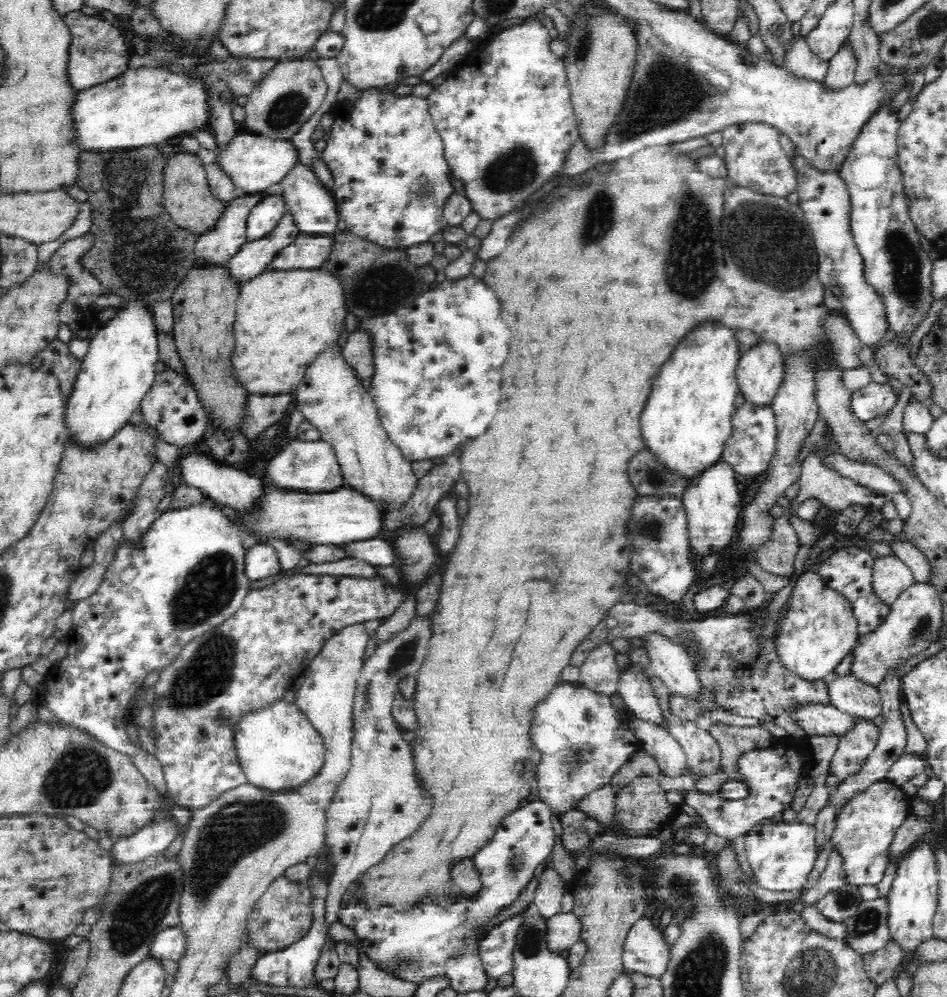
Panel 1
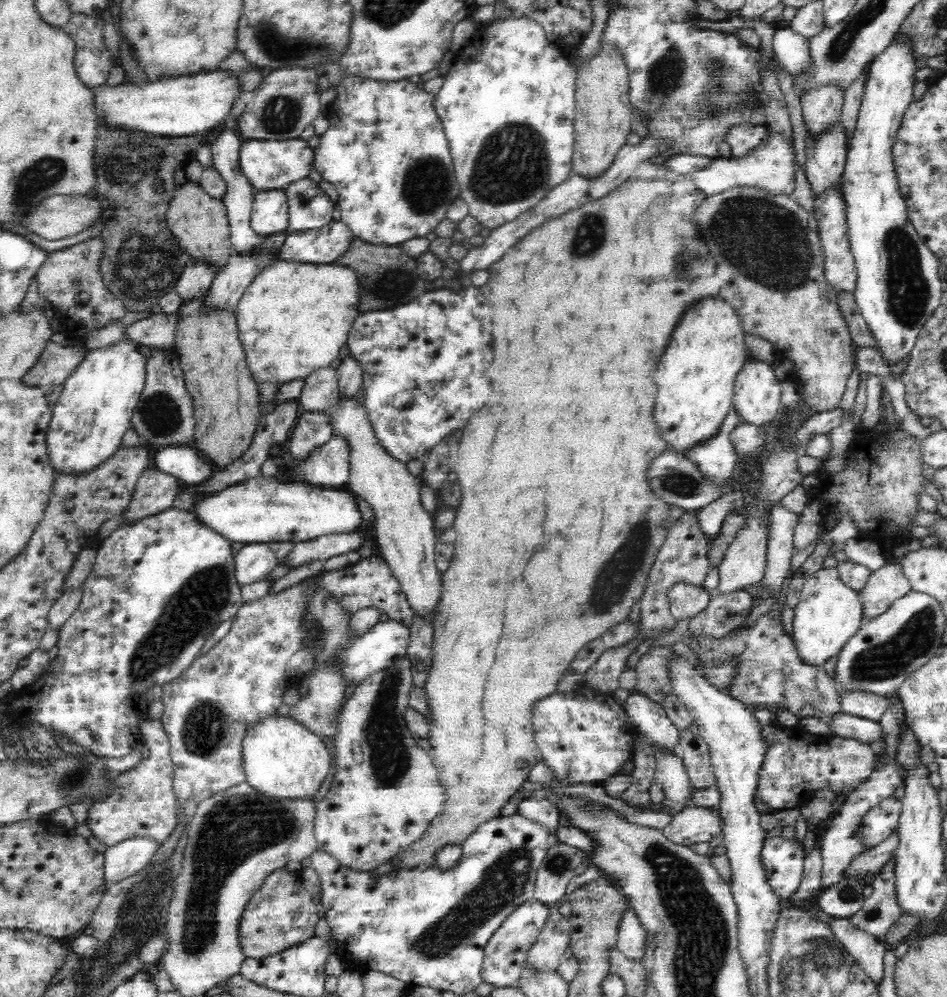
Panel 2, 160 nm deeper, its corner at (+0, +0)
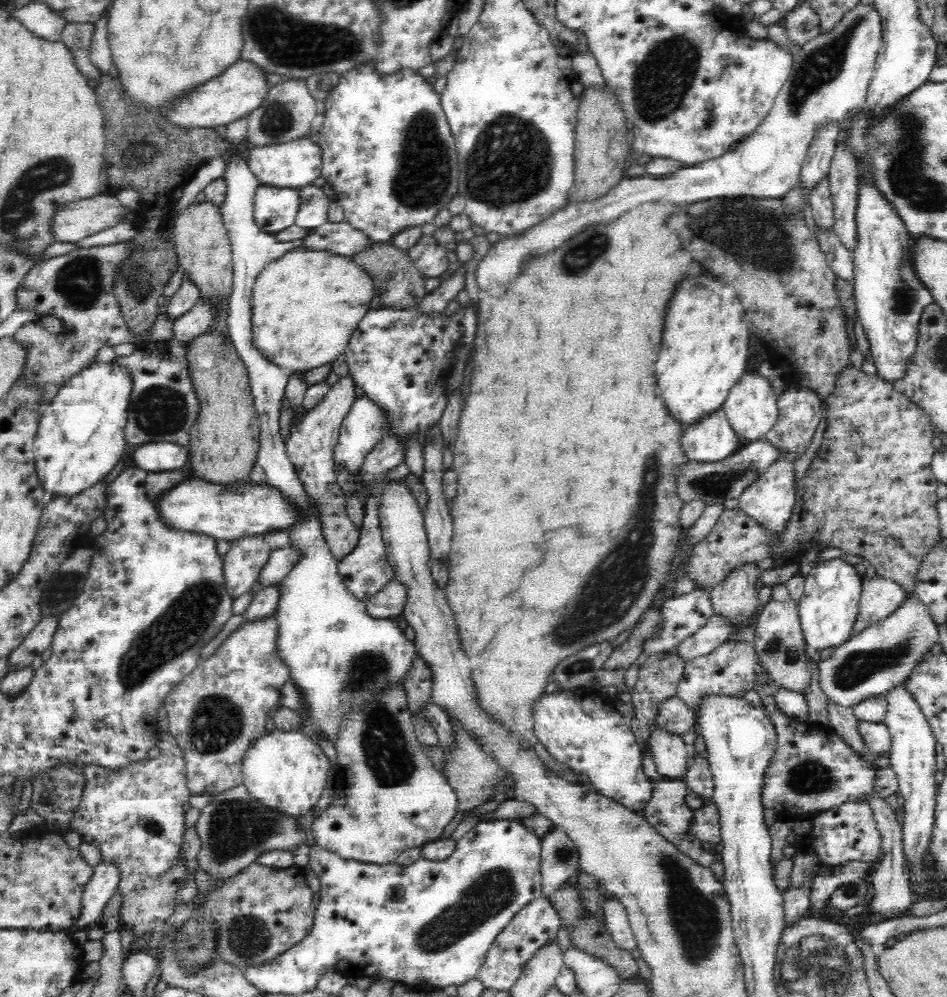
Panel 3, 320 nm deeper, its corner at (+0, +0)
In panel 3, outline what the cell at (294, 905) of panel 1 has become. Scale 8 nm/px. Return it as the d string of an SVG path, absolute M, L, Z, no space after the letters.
M253 863L238 875L228 879L213 894L206 896L202 911L217 925L215 956L244 971L248 967L262 966L298 944L310 931L315 919L314 891L304 881L304 871L297 865L284 869Z

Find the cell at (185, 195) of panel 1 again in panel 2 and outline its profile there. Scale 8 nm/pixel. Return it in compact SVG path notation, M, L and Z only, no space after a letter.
M186 182L182 188L174 189L167 210L167 227L179 241L180 248L190 255L190 259L206 263L208 267L216 267L216 276L225 267L231 255L229 224L223 200L208 195L198 183Z

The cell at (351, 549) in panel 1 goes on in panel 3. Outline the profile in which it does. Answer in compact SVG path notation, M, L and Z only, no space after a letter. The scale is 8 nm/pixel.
M290 544L271 550L257 582L262 588L278 585L296 562L298 562L298 551Z

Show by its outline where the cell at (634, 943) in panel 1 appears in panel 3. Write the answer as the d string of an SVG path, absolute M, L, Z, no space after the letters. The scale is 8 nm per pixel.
M608 896L604 899L603 911L605 928L616 946L625 951L634 950L636 948L636 939L630 929L624 905L616 898Z

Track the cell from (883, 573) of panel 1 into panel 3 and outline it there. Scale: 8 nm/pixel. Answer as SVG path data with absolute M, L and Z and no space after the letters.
M875 577L869 582L863 582L850 637L860 634L871 624L888 618L905 601L906 596L904 589L888 577Z

